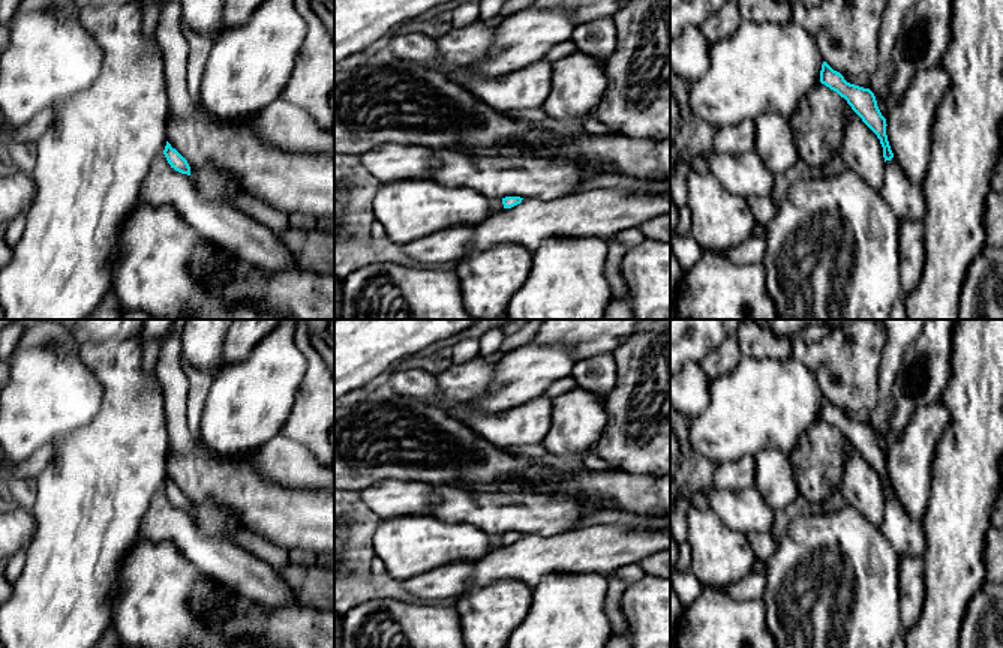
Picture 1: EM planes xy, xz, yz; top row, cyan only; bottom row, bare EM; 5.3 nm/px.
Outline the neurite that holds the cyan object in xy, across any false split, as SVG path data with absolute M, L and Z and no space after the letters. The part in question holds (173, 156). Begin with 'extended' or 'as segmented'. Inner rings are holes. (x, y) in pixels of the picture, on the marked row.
as segmented; M166 141L163 154L168 160L168 164L171 165L171 168L174 168L175 171L181 172L181 174L187 174L190 176L190 166L187 164L187 160L175 150L171 147L171 144Z

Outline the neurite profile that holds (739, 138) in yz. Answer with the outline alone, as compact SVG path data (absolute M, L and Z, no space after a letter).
M748 118L715 129L712 150L721 154L742 154L756 150L754 120Z

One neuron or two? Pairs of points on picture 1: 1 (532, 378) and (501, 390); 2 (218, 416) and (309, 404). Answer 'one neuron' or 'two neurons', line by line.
1: one neuron
2: two neurons

